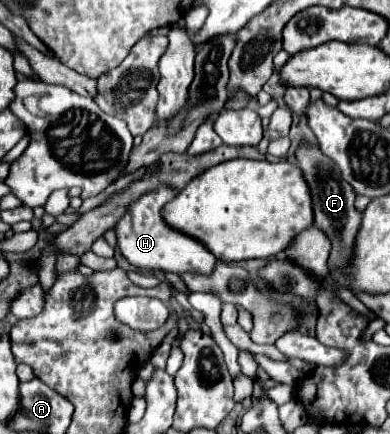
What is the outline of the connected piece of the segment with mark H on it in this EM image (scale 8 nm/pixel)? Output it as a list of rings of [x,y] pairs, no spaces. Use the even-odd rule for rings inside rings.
[[[163,187],[151,191],[151,195],[143,195],[139,203],[133,205],[133,211],[129,209],[125,217],[117,223],[117,241],[123,257],[137,269],[161,269],[171,273],[185,273],[185,271],[197,271],[197,273],[211,273],[215,267],[215,257],[203,249],[199,241],[193,237],[187,237],[171,227],[165,225],[161,217],[161,209],[167,201],[171,201],[177,195],[175,189]]]

